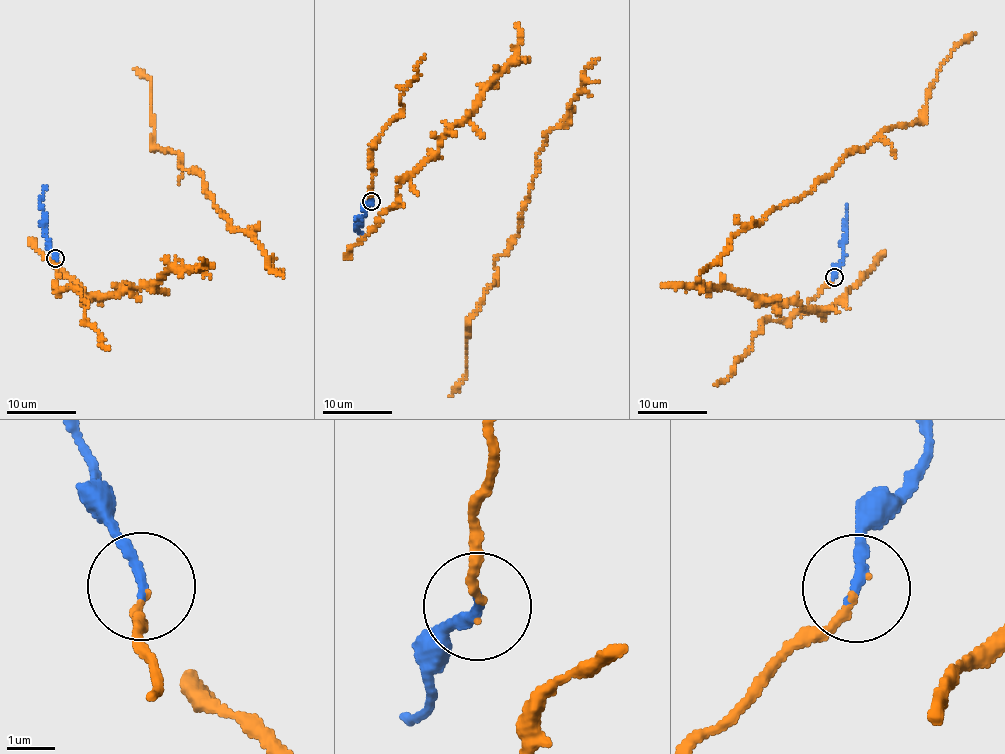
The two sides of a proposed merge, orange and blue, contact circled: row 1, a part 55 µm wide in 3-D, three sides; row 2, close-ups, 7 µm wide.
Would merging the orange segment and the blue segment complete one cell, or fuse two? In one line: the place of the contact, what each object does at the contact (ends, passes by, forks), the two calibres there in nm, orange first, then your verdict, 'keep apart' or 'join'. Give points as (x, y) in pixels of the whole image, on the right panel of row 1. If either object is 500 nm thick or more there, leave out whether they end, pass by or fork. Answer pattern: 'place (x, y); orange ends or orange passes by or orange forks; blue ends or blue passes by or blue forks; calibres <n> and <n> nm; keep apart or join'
place (834, 277); orange ends; blue ends; calibres 160 and 240 nm; join

